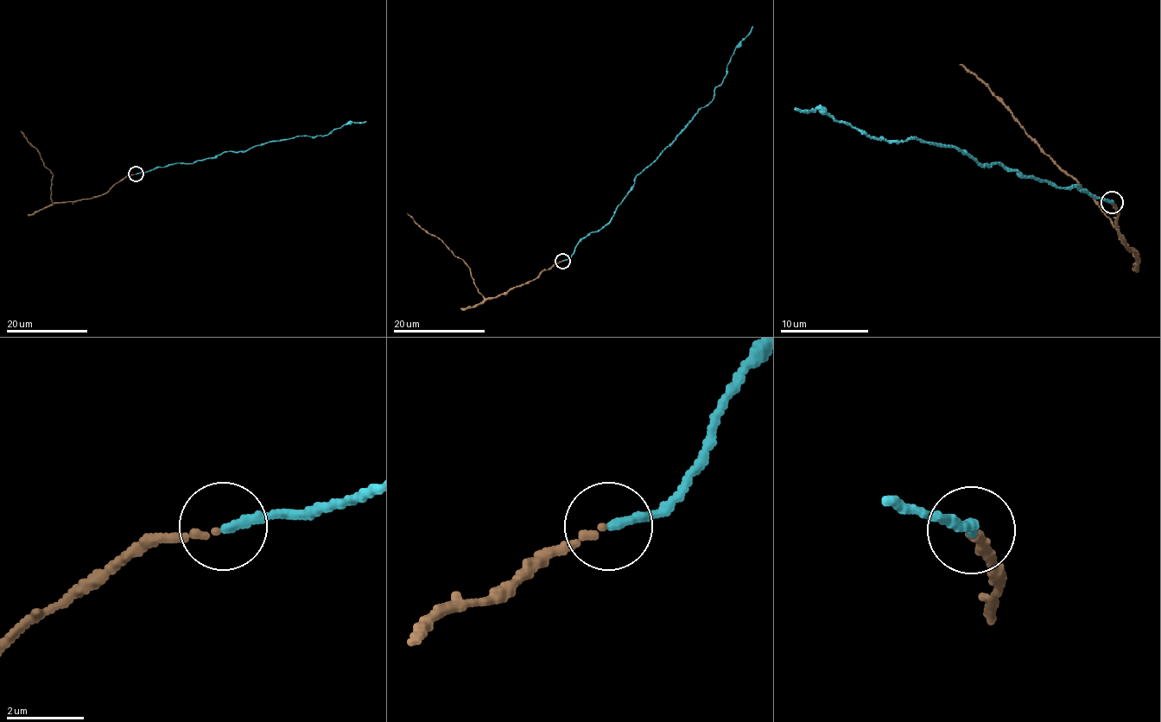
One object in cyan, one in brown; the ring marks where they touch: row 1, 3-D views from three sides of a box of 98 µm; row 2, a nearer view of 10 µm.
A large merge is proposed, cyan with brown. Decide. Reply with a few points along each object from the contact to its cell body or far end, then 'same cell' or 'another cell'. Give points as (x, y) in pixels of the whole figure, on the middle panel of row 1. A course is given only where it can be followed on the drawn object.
cyan runs (562, 261), (590, 232), (603, 228), (637, 175), (656, 160), (713, 98), (732, 54), (753, 26); brown runs (561, 261), (542, 271), (533, 281), (495, 297), (485, 298), (478, 293), (470, 268), (407, 212); same cell

